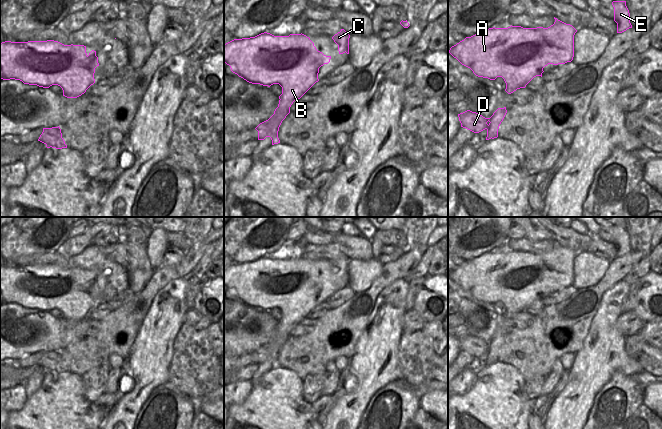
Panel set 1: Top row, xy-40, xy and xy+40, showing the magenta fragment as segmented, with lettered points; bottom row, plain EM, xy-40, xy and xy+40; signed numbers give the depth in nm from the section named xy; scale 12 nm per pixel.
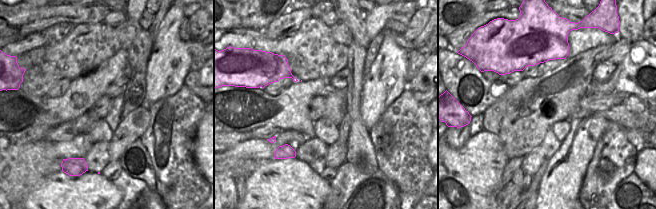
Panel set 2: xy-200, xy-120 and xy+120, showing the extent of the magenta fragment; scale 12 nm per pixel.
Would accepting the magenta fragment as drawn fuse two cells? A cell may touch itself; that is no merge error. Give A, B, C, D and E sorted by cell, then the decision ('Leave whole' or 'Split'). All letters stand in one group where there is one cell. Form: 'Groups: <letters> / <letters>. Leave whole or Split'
Groups: A B C E / D. Split.

